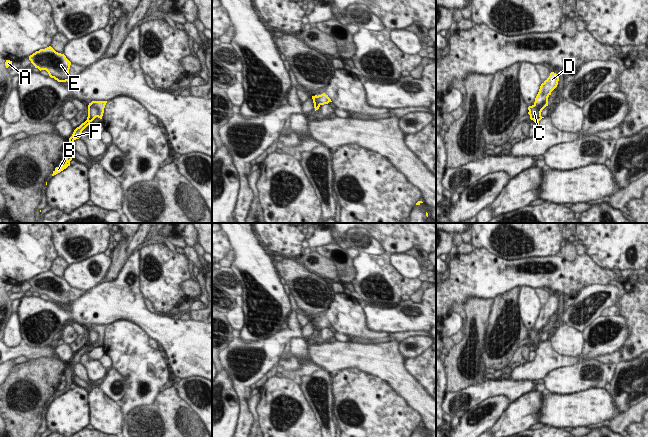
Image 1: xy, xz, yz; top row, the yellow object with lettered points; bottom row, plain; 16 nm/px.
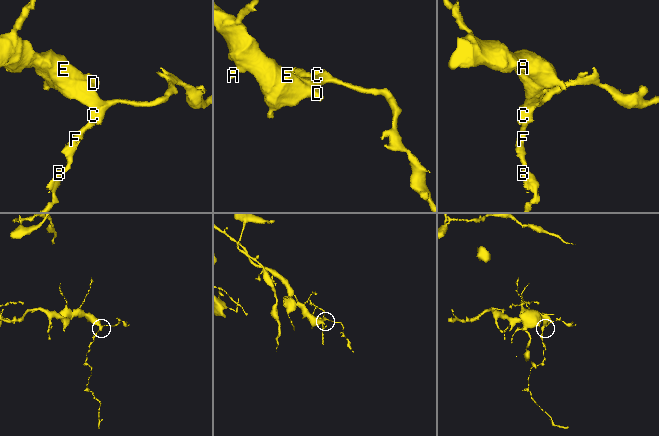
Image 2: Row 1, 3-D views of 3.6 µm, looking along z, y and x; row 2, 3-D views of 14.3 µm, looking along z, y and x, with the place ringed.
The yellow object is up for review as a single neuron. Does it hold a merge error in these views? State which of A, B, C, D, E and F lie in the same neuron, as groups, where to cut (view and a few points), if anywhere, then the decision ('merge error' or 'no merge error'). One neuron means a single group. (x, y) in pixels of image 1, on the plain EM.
A D E / B C F; cut in xy along (89, 328), (95, 332), (97, 340); merge error

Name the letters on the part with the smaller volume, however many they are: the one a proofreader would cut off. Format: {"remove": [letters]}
{"remove": ["B", "C", "F"]}

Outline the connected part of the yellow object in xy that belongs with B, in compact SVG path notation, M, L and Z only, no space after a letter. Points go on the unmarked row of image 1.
M88 329L88 341L87 344L82 347L79 351L77 351L72 360L69 362L69 367L65 371L65 376L66 376L66 386L63 390L61 391L56 391L55 394L53 395L52 400L60 397L64 393L66 393L68 390L70 390L70 385L72 384L72 376L73 374L73 366L76 363L79 363L81 360L82 355L97 341L97 335L96 332L92 329Z

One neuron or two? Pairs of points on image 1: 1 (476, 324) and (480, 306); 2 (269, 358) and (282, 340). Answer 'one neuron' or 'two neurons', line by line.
1: one neuron
2: one neuron

